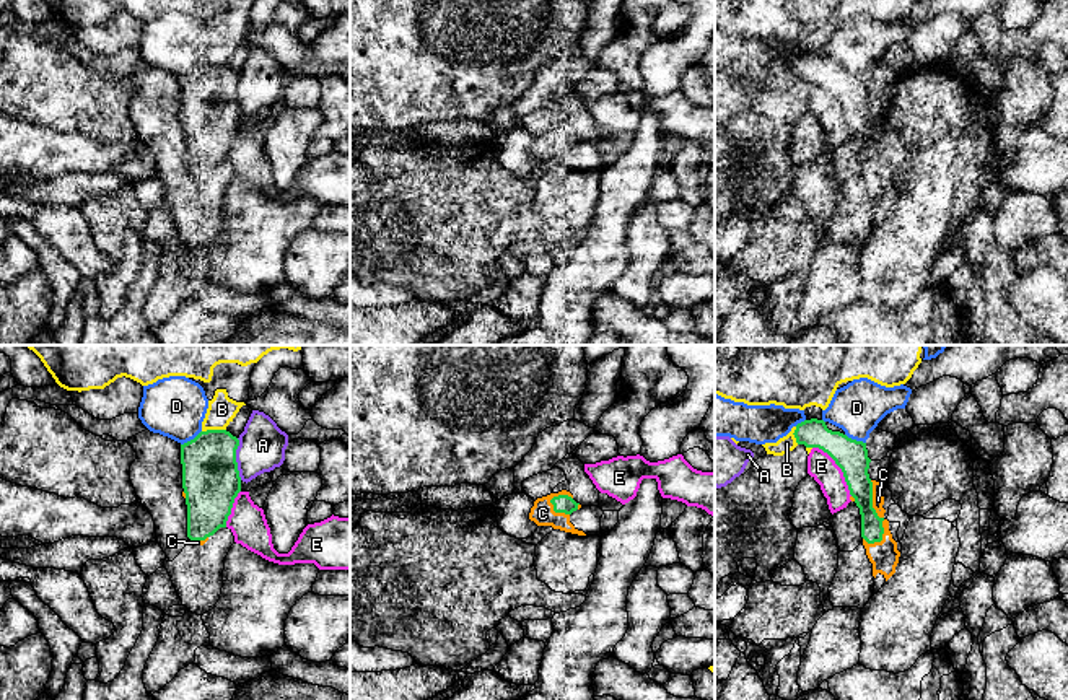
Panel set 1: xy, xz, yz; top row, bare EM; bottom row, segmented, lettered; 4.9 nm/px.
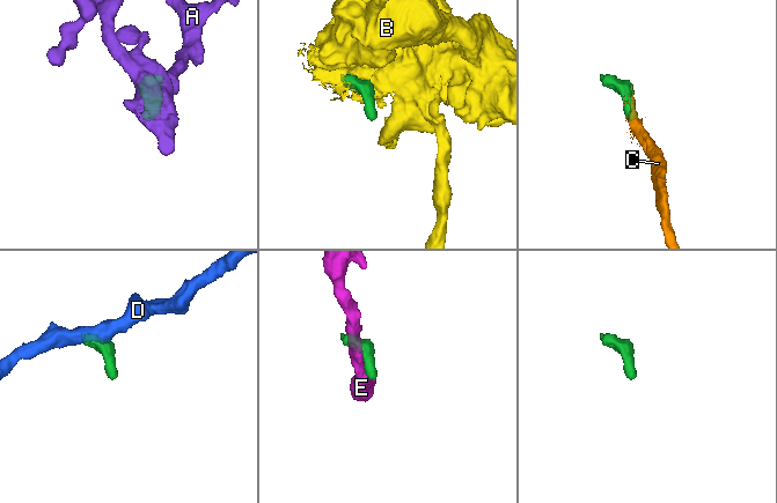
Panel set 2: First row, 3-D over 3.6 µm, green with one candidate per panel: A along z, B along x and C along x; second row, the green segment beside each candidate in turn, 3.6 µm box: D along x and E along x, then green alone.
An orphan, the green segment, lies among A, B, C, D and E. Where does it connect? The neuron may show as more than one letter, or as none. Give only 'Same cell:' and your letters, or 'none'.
Same cell: C

